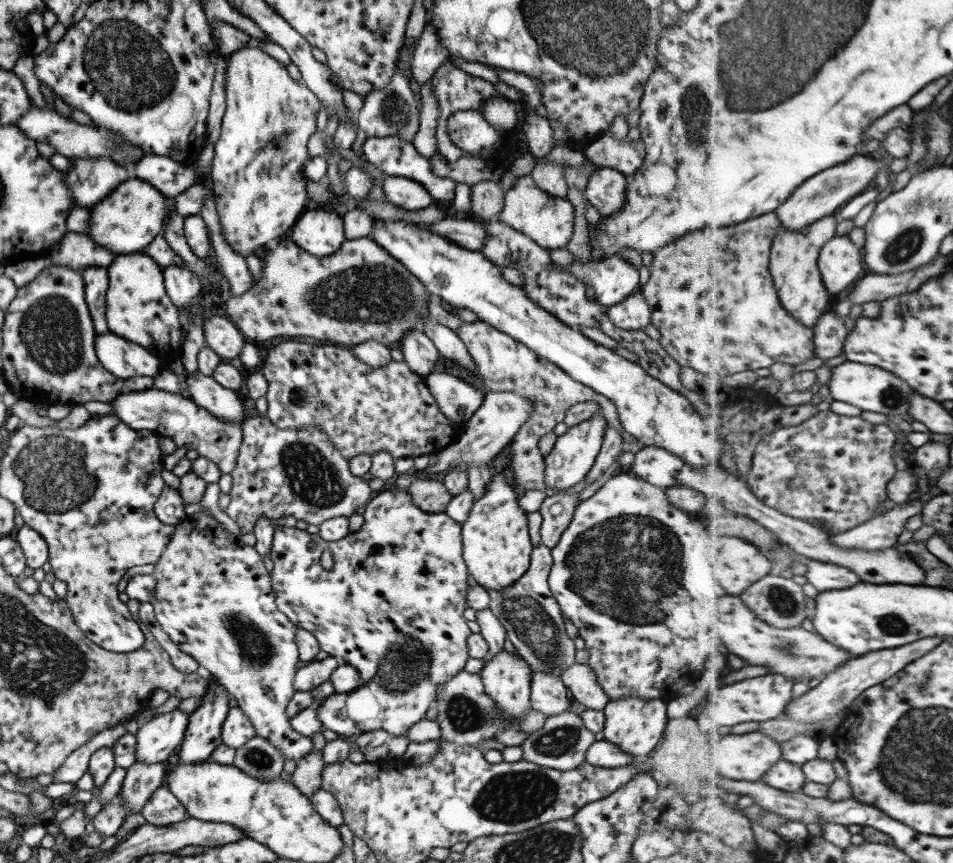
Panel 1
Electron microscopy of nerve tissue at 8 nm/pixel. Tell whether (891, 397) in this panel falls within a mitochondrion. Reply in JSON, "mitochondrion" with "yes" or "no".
{"mitochondrion":"yes"}

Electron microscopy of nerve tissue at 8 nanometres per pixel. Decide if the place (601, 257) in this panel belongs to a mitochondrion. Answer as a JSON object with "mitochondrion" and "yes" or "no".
{"mitochondrion":"no"}

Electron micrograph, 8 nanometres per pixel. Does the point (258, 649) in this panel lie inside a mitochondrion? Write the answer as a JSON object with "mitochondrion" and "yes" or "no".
{"mitochondrion":"yes"}

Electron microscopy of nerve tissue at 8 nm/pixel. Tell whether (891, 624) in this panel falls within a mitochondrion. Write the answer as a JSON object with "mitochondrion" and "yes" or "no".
{"mitochondrion":"yes"}

